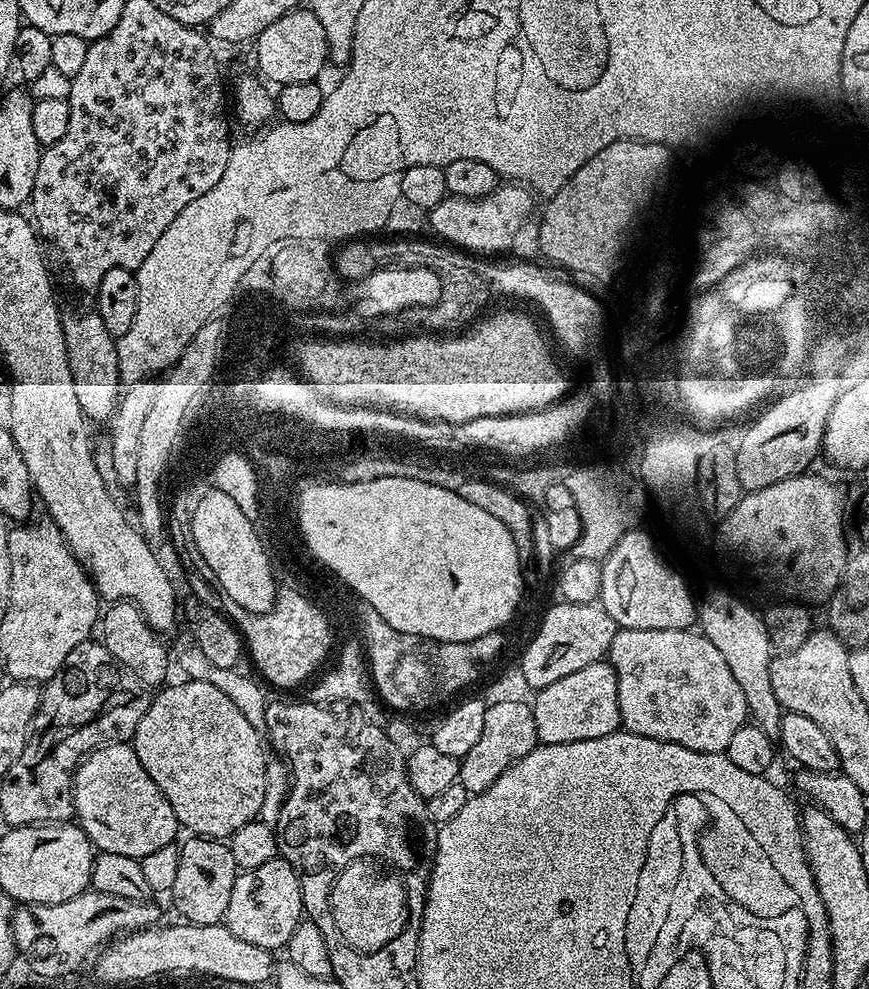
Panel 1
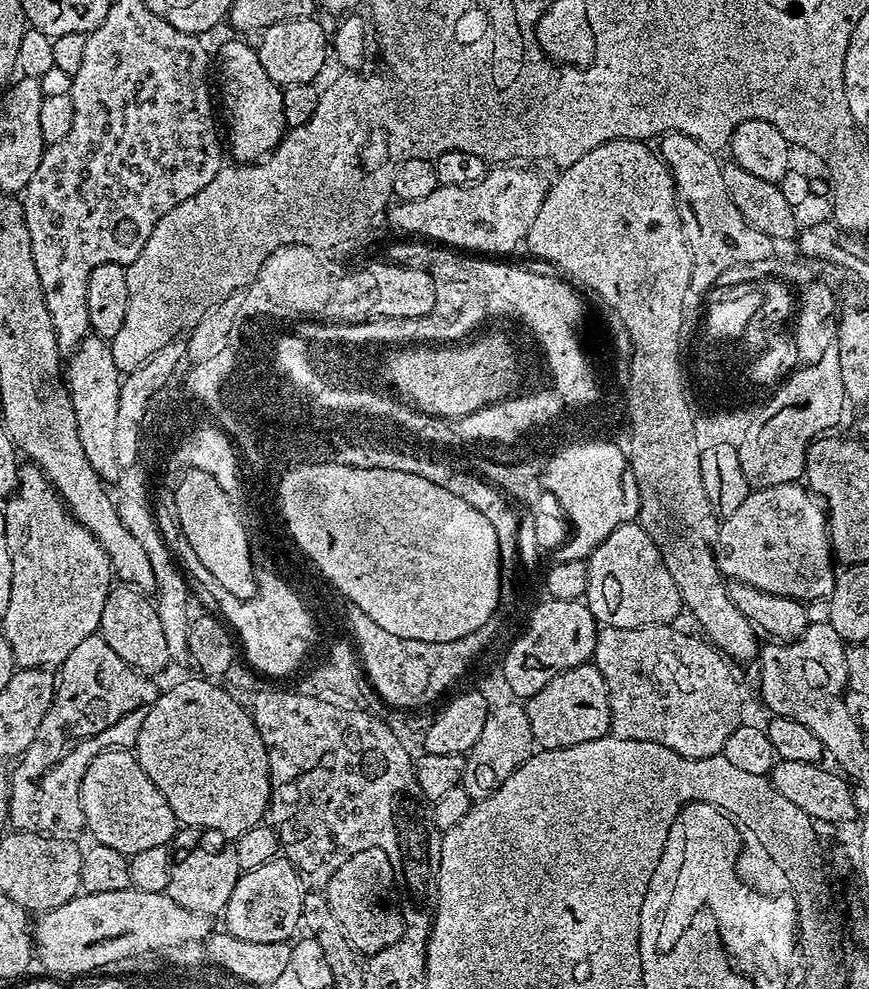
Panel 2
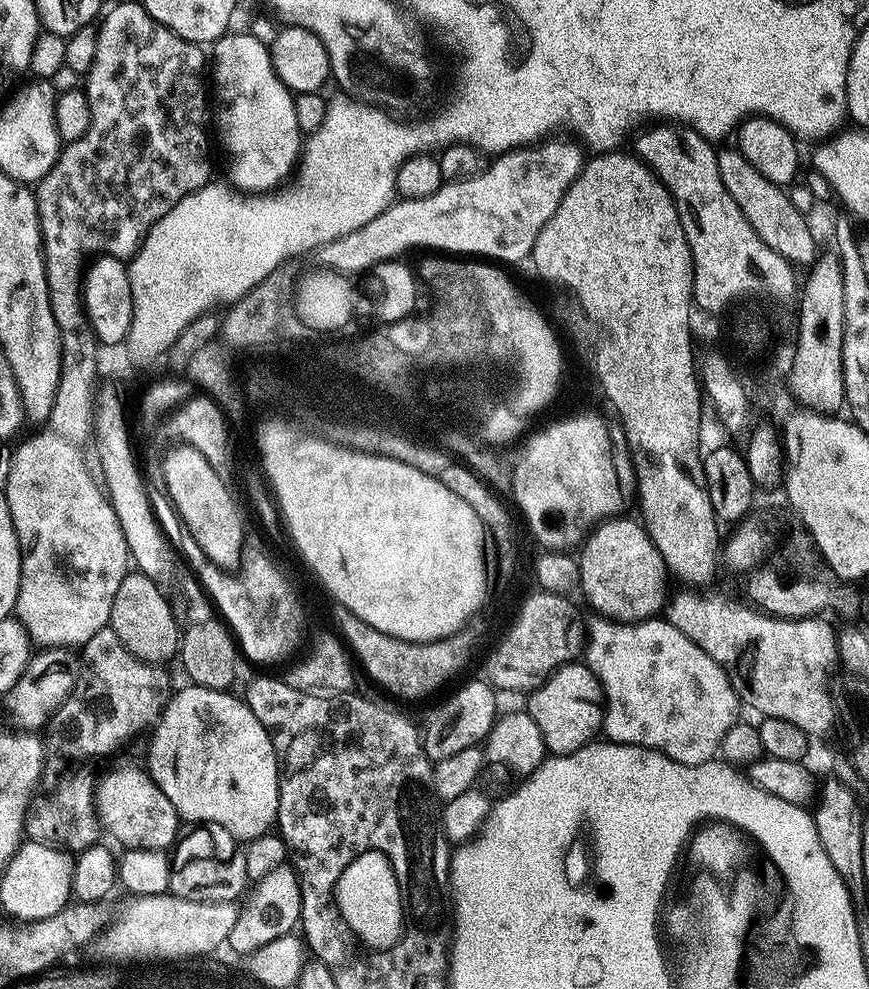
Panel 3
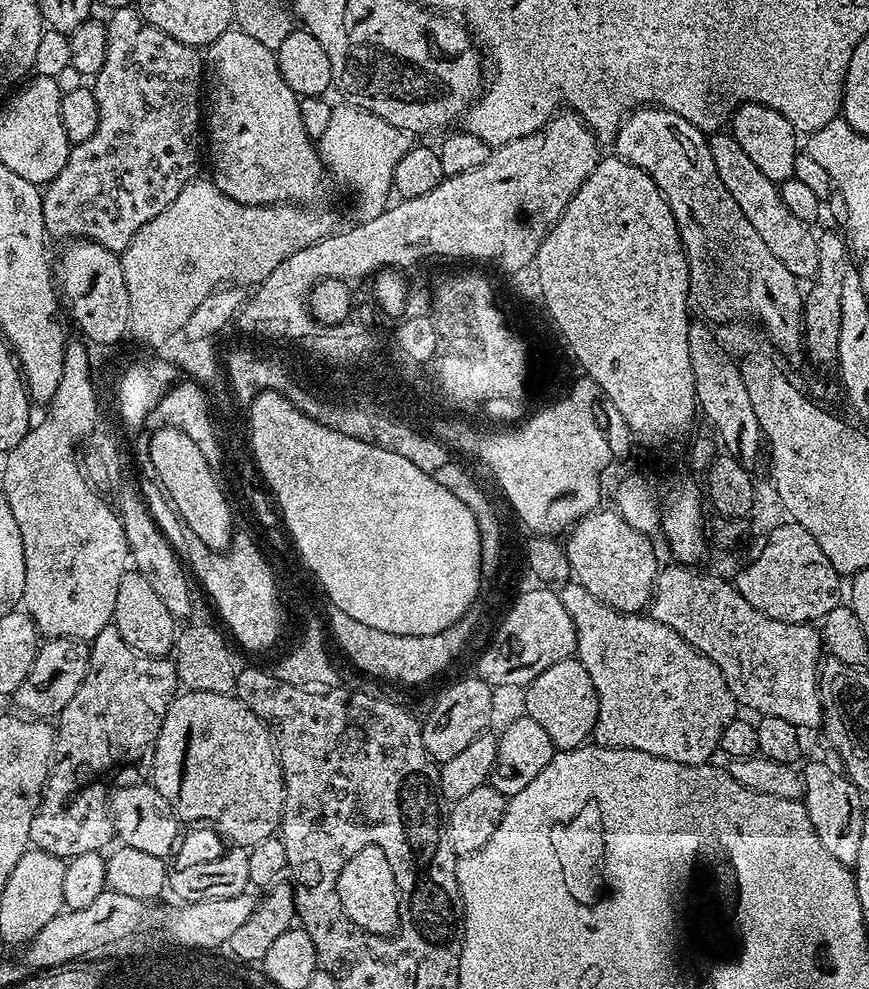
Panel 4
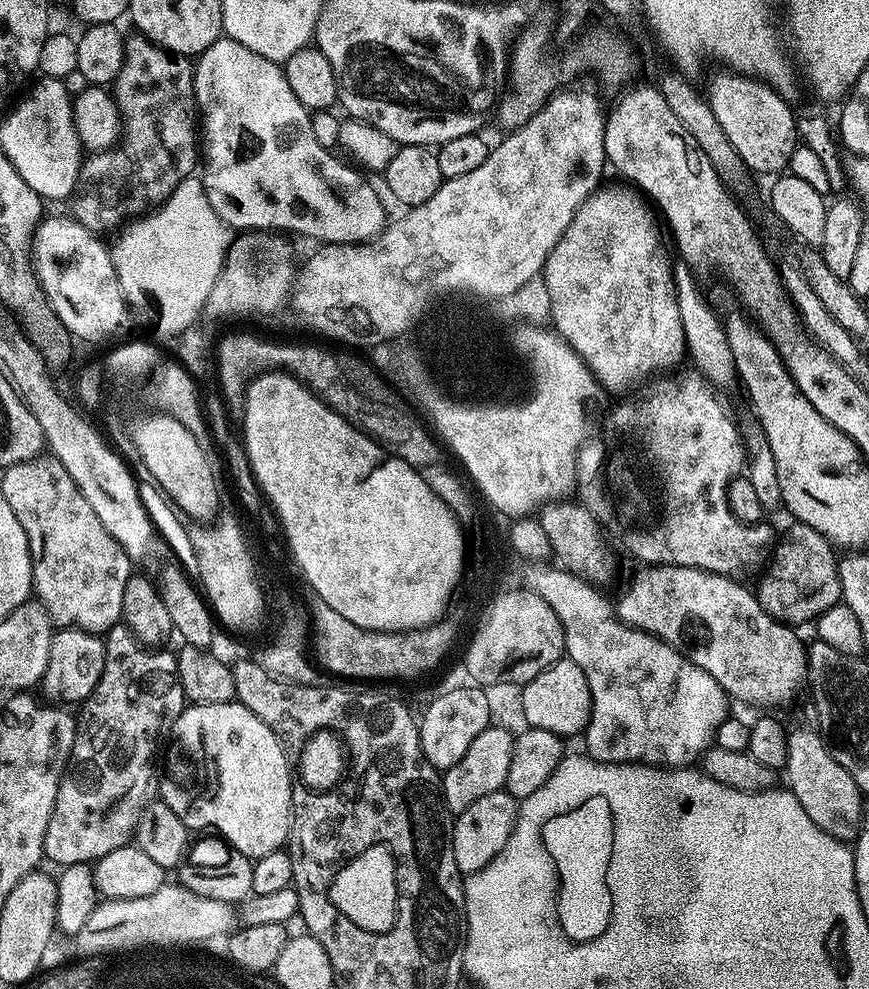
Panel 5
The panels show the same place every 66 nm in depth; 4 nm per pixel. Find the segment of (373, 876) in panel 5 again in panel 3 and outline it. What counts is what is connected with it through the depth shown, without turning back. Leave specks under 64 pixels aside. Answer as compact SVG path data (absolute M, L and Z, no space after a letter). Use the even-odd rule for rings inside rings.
M366 851L352 860L336 880L336 906L341 921L355 933L357 941L369 951L393 948L406 928L406 908L402 886L384 852Z

